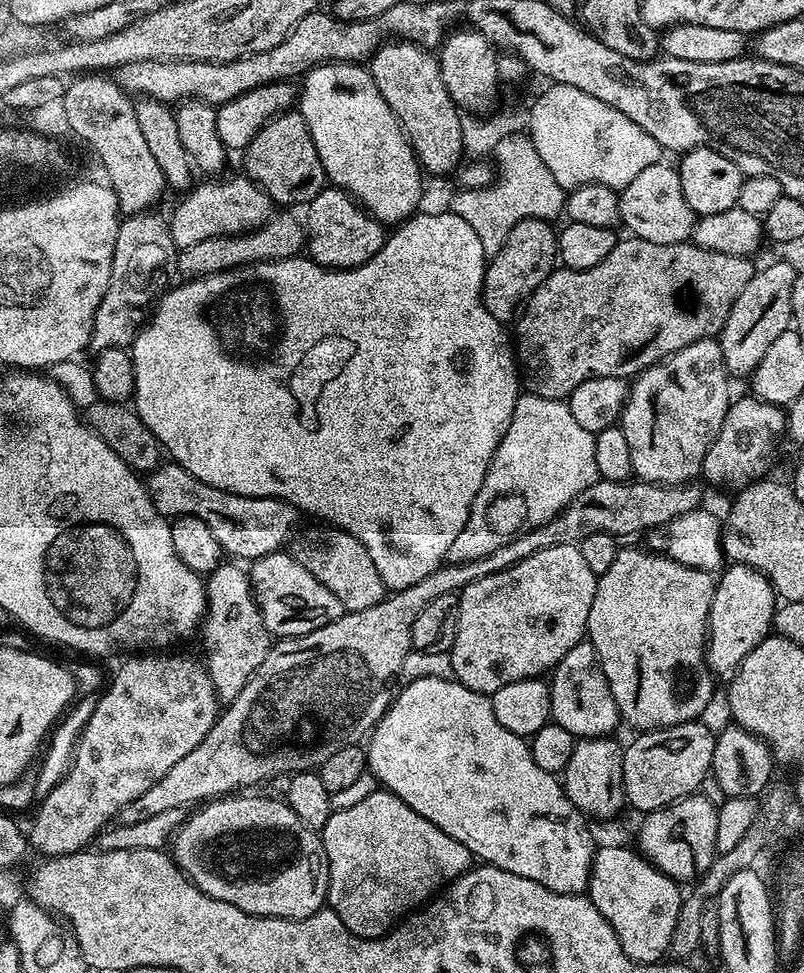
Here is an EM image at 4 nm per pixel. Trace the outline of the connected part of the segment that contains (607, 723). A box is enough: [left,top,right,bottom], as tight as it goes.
[550,642,621,740]

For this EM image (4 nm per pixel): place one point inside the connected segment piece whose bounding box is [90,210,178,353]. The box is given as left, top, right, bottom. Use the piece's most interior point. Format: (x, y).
(145, 257)

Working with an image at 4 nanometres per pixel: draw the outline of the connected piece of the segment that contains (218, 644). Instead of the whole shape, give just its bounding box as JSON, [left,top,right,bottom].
[202,562,274,702]

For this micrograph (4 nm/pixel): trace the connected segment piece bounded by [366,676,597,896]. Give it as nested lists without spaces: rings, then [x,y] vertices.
[[[423,676],[417,680],[409,680],[403,686],[405,688],[401,692],[399,689],[398,695],[388,705],[384,717],[378,721],[366,740],[367,771],[375,776],[377,785],[381,789],[394,793],[398,798],[402,798],[402,802],[406,802],[406,806],[410,806],[410,810],[414,810],[418,814],[422,814],[422,818],[434,822],[434,826],[438,826],[438,830],[442,830],[446,834],[450,834],[450,838],[462,842],[462,846],[466,846],[466,850],[470,850],[477,861],[493,864],[495,868],[501,868],[510,874],[518,874],[522,878],[530,878],[534,882],[546,886],[546,890],[554,890],[558,894],[578,896],[587,893],[588,879],[592,877],[592,857],[595,856],[597,850],[597,845],[592,844],[592,832],[588,829],[589,821],[584,813],[576,809],[574,802],[568,800],[568,795],[564,792],[564,785],[558,779],[557,773],[542,770],[542,766],[538,766],[538,762],[534,762],[534,754],[529,741],[518,734],[510,734],[510,730],[506,730],[506,726],[502,726],[502,722],[498,722],[498,718],[494,718],[494,706],[485,693],[470,690],[454,678],[444,680],[440,676]]]

